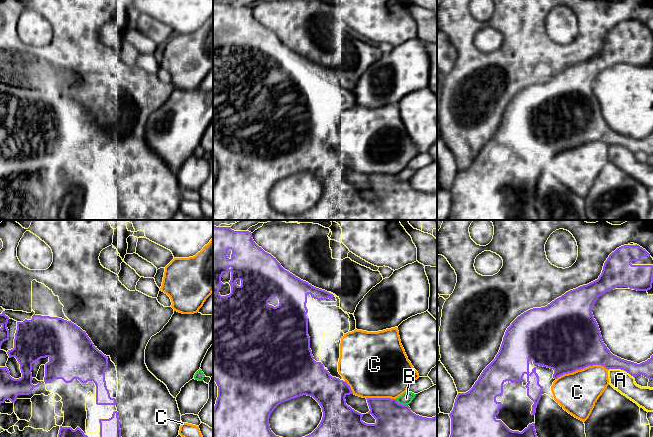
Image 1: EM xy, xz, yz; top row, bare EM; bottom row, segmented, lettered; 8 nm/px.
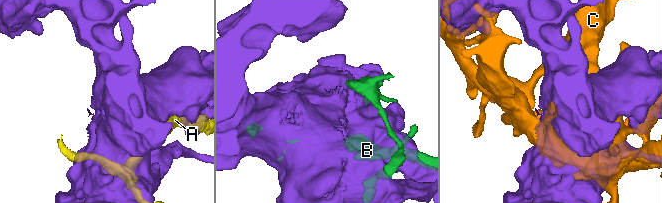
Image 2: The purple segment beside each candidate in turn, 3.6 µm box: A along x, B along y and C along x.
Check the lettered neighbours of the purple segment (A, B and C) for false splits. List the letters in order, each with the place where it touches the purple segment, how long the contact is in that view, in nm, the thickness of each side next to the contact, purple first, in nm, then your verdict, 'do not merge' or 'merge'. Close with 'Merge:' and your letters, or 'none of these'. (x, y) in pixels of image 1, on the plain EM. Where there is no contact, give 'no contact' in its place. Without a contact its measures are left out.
A: yz (621, 145) | 220 nm | 200/170 nm | do not merge
B: xz (401, 180) | 120 nm | 440/100 nm | do not merge
C: yz (582, 144) | 440 nm | 500/320 nm | do not merge
Merge: none of these

